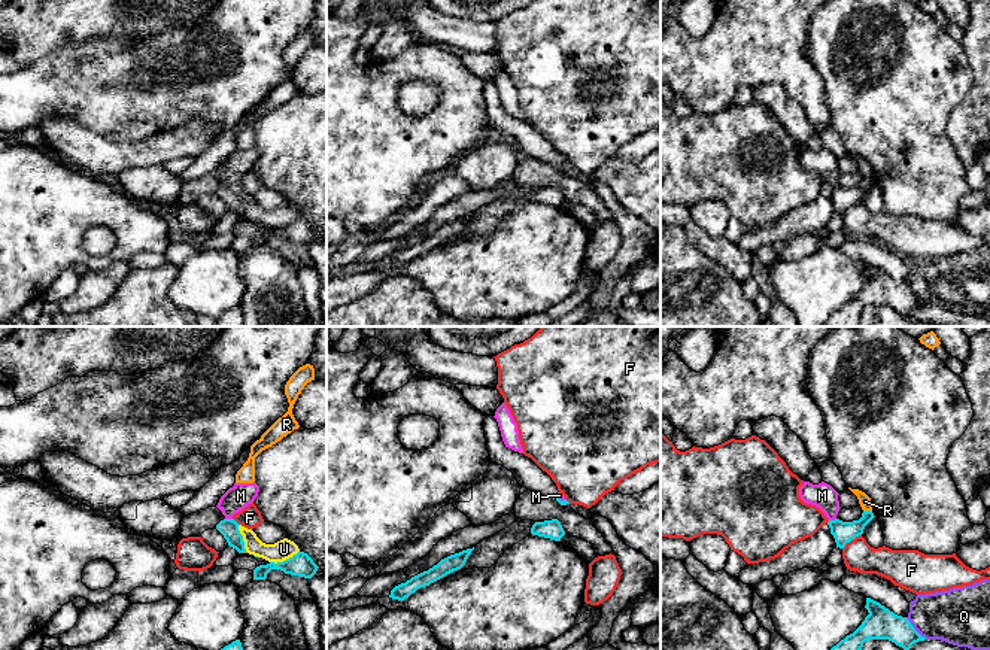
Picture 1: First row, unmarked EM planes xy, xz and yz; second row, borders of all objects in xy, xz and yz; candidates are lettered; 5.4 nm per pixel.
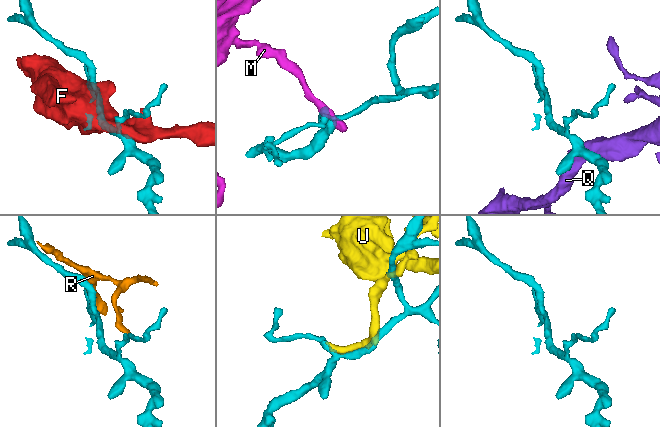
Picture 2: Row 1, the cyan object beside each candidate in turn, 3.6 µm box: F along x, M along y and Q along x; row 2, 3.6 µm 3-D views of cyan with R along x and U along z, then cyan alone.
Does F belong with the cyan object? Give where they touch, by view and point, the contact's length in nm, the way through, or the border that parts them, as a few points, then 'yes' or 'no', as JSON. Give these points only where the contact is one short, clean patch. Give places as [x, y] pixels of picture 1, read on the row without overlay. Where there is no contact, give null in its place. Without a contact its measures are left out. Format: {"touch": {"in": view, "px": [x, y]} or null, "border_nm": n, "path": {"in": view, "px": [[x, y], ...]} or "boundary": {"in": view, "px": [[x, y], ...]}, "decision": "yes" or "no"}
{"touch": {"in": "yz", "px": [850, 206]}, "border_nm": 130, "boundary": {"in": "yz", "px": [[861, 200], [852, 204], [843, 215]]}, "decision": "no"}

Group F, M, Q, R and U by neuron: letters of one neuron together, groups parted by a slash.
F / M / Q / R / U

